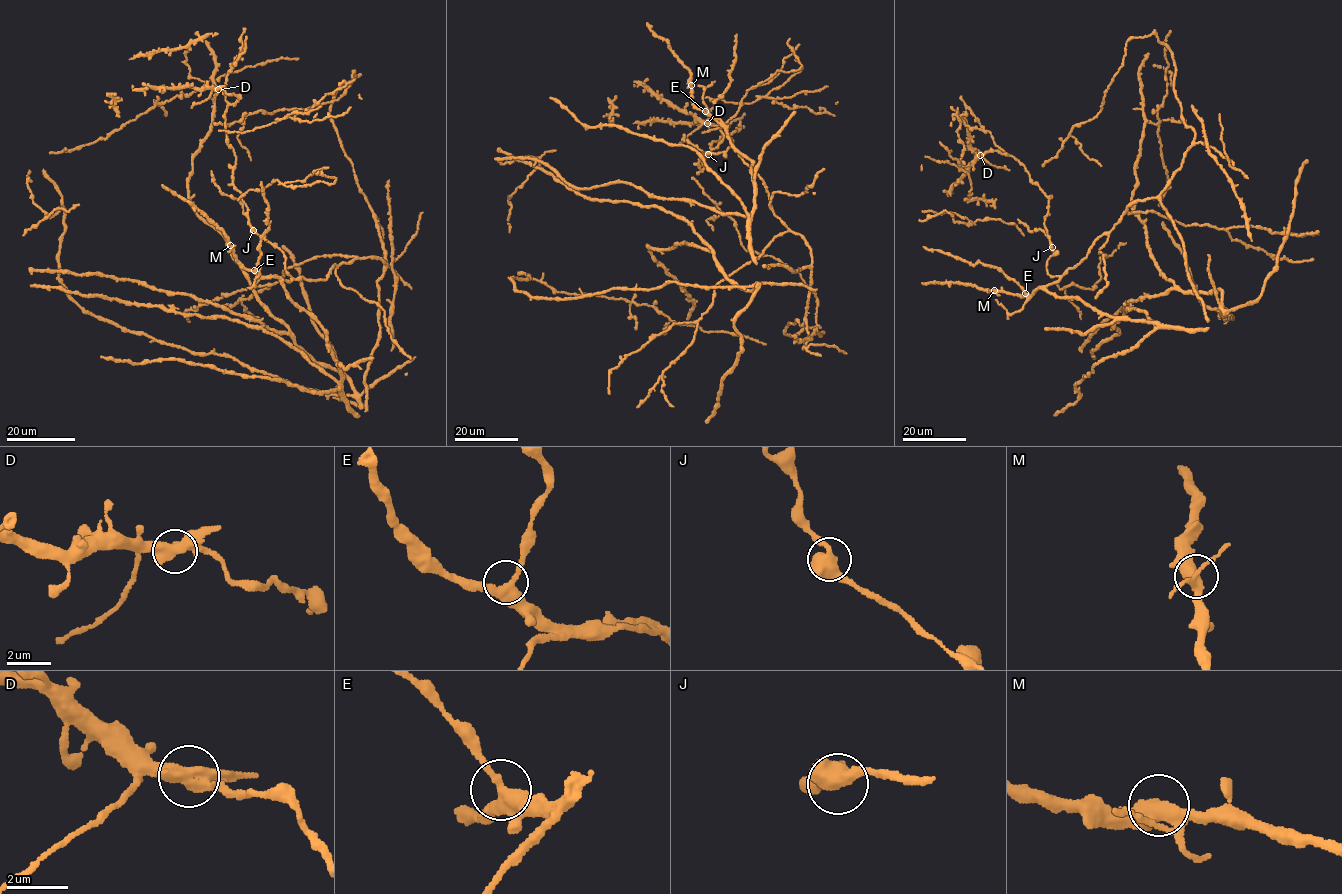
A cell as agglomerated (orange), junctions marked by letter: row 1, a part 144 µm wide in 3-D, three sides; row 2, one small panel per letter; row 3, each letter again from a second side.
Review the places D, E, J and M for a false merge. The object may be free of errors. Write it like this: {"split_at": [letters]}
{"split_at": ["D"]}

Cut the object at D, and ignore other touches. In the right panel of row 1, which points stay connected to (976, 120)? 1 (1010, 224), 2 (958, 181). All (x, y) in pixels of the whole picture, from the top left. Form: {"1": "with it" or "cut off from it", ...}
{"1": "with it", "2": "cut off from it"}

